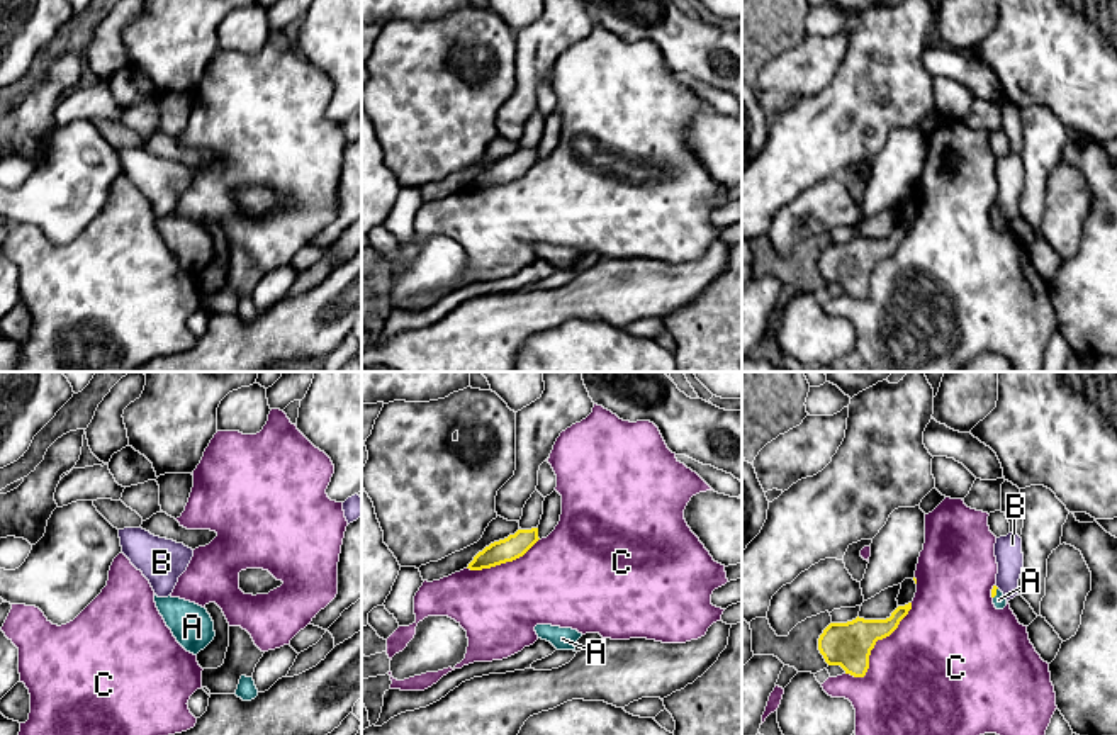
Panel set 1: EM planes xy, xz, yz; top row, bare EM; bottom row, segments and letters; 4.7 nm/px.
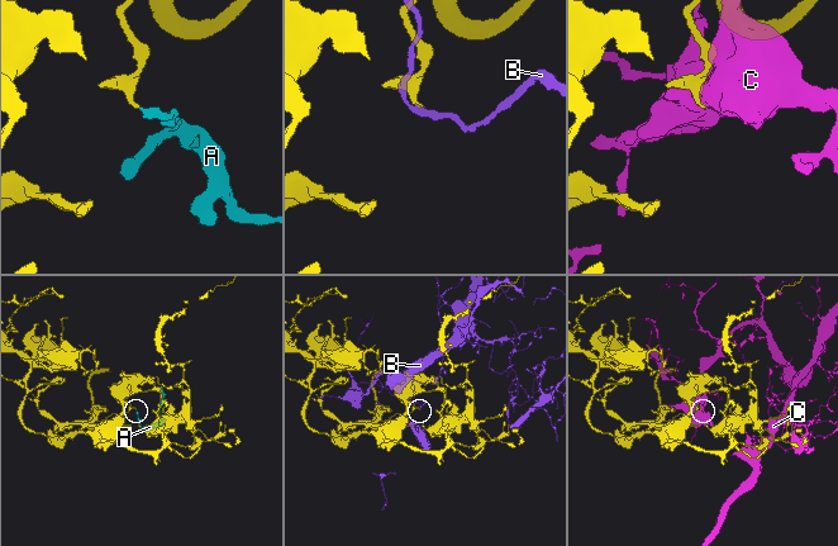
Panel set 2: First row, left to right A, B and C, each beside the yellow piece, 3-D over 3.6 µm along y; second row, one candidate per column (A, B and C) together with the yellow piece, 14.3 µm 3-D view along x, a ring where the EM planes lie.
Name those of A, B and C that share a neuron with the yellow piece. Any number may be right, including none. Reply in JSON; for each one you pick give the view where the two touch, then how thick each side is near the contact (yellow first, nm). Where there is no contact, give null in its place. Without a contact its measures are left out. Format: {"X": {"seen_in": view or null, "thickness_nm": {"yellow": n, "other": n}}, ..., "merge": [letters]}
{"A": {"seen_in": "yz", "thickness_nm": {"yellow": 30, "other": 60}}, "merge": ["A"]}

